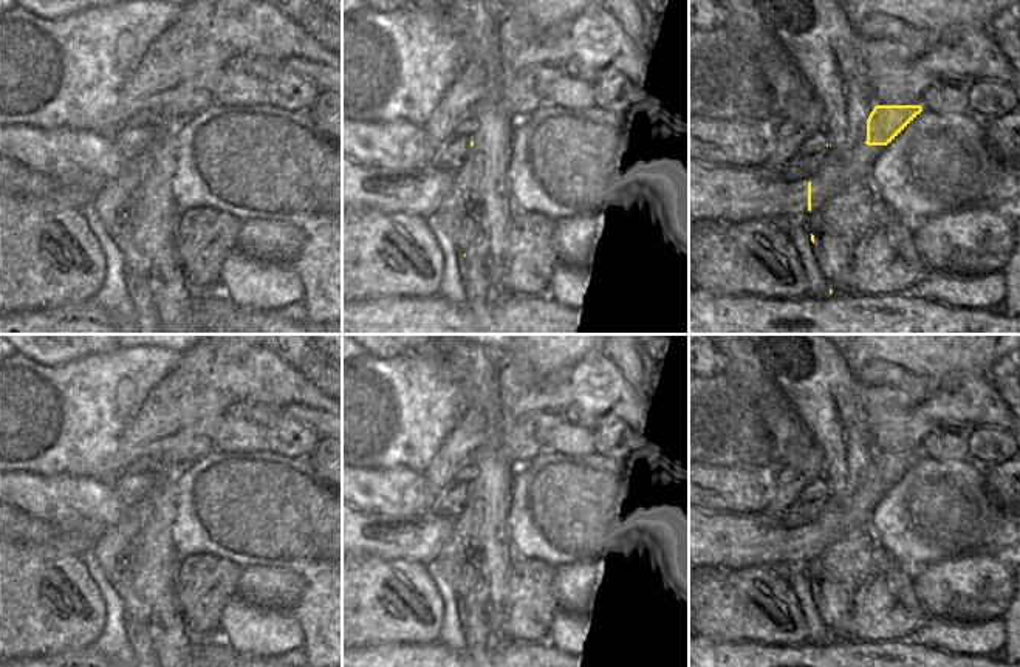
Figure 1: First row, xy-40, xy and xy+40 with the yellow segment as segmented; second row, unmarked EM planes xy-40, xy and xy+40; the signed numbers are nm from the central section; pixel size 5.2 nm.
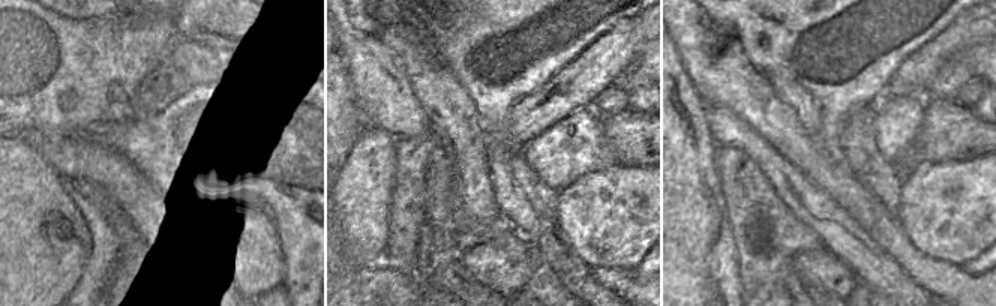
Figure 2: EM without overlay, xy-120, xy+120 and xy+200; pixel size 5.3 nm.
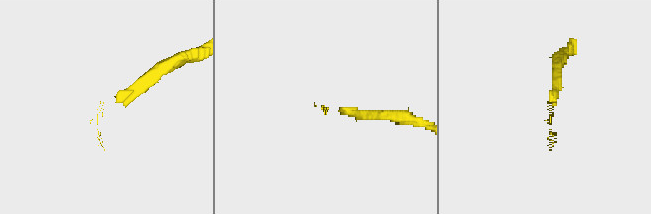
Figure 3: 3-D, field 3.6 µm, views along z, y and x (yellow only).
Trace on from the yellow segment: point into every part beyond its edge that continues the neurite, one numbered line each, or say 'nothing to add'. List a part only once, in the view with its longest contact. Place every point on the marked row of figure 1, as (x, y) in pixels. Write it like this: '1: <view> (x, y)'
1: xy+40 (715, 192)

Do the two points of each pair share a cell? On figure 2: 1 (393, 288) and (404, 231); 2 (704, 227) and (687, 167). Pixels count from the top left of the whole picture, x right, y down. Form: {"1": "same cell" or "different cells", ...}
{"1": "different cells", "2": "same cell"}

